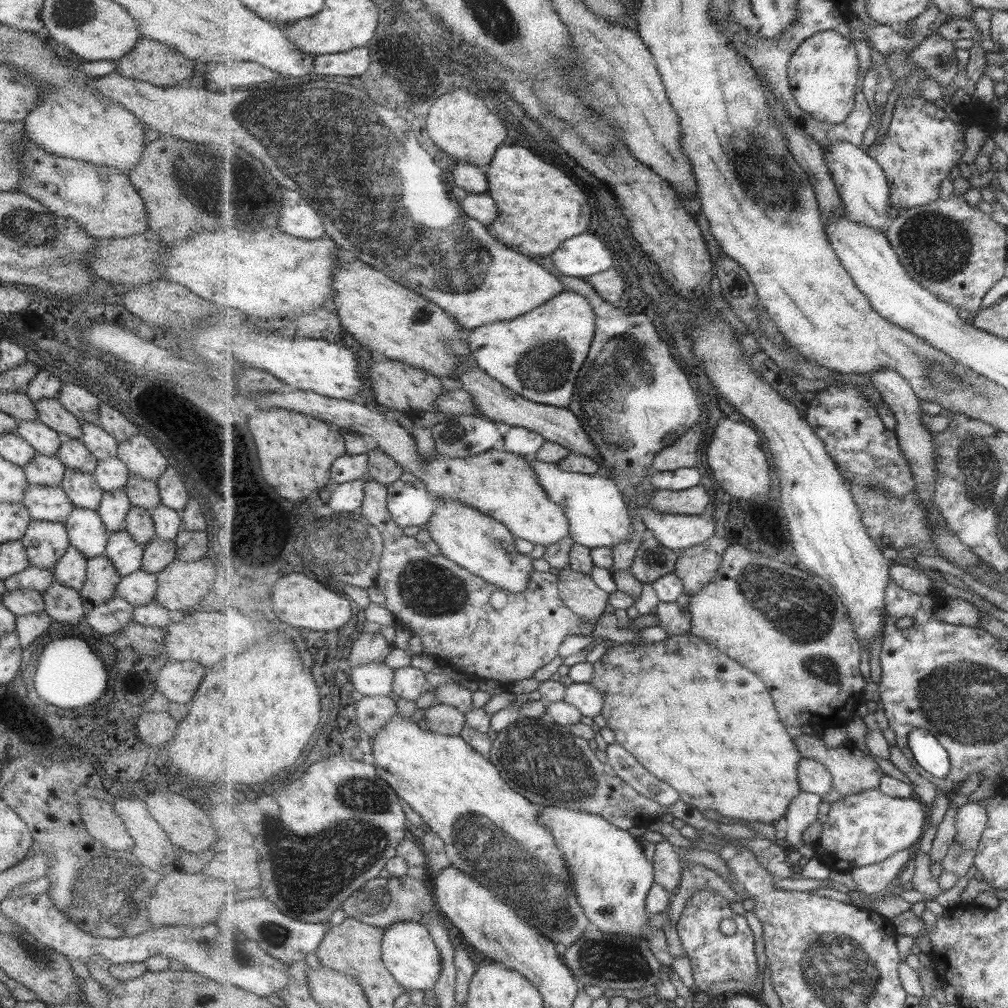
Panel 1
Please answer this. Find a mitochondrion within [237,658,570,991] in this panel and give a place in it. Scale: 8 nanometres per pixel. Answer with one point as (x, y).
(349, 848)

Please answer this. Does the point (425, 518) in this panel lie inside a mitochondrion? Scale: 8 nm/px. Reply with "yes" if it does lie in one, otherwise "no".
no

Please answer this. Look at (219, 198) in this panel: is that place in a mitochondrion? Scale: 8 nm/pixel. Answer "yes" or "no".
yes

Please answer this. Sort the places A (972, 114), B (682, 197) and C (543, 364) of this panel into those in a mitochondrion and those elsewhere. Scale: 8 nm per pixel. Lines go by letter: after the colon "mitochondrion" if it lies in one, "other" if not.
A: other
B: other
C: mitochondrion

